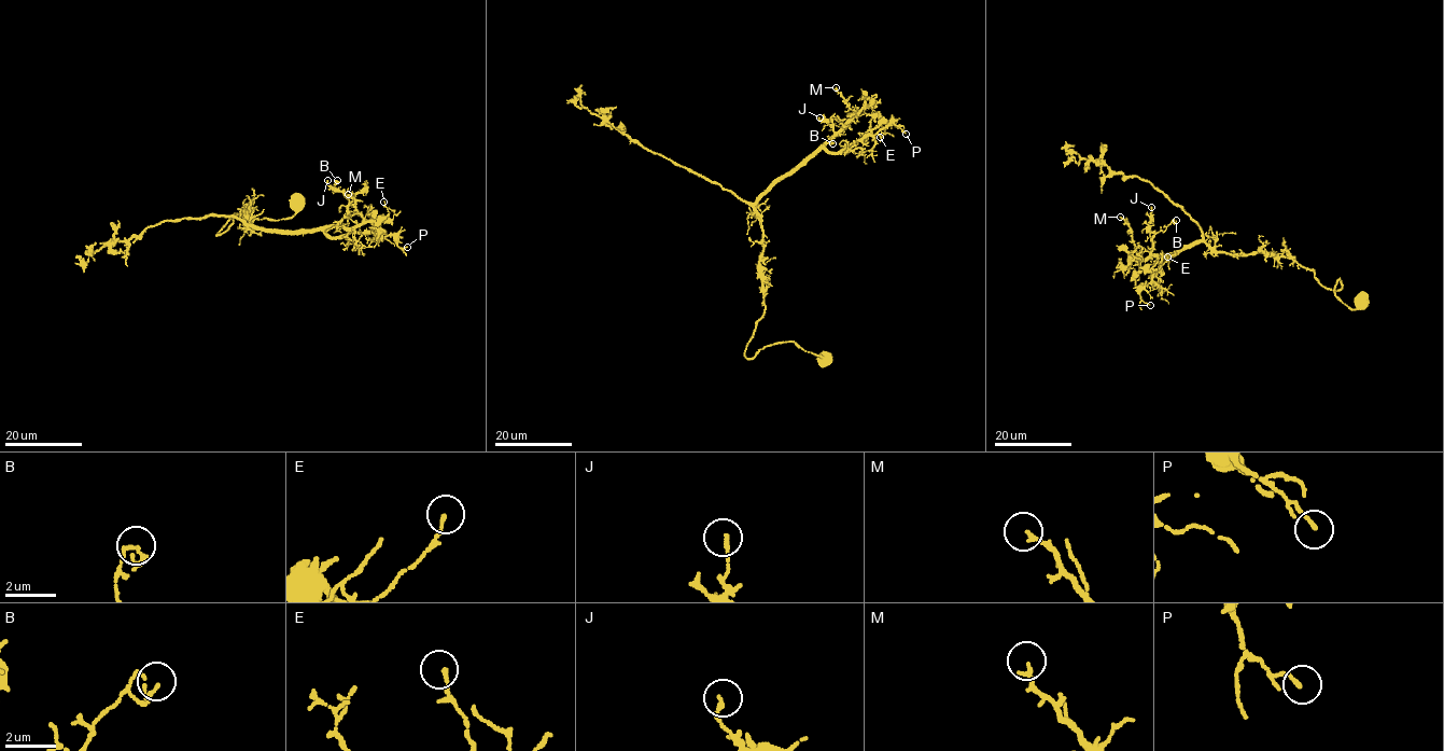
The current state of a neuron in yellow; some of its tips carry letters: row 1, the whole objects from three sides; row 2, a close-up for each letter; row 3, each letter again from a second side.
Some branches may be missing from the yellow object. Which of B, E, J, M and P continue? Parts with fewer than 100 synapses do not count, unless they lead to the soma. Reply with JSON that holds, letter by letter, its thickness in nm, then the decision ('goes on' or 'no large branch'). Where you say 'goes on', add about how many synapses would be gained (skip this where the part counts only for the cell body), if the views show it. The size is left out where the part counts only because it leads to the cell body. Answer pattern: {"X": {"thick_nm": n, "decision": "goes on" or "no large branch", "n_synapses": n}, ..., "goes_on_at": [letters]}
{"B": {"thick_nm": 150, "decision": "no large branch"}, "E": {"thick_nm": 130, "decision": "no large branch"}, "J": {"thick_nm": 140, "decision": "no large branch"}, "M": {"thick_nm": 150, "decision": "no large branch"}, "P": {"thick_nm": 150, "decision": "no large branch"}, "goes_on_at": []}

